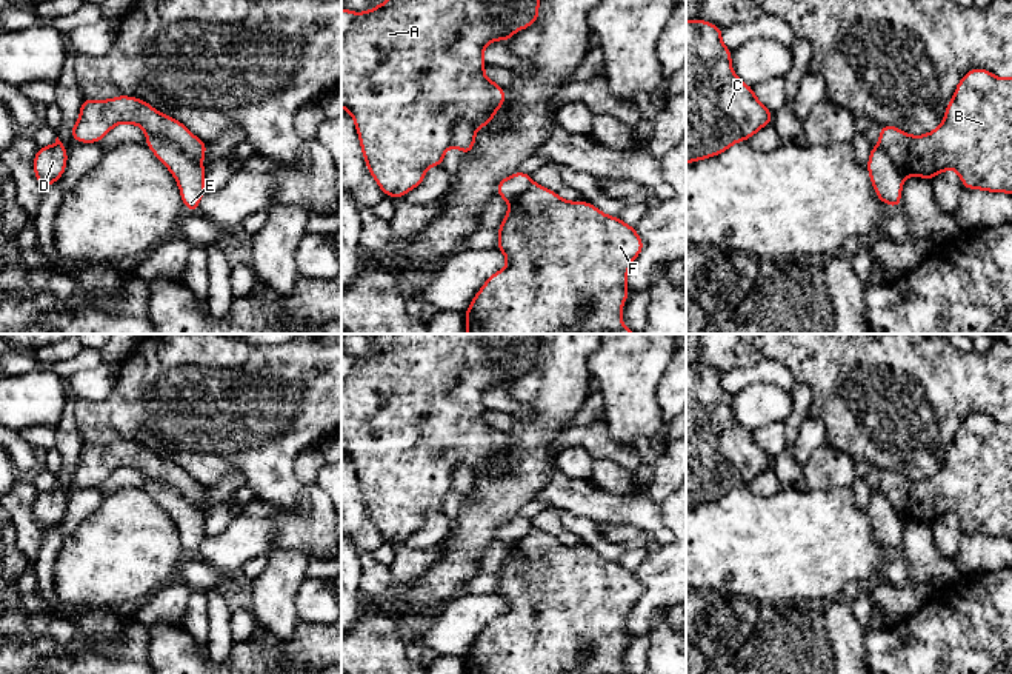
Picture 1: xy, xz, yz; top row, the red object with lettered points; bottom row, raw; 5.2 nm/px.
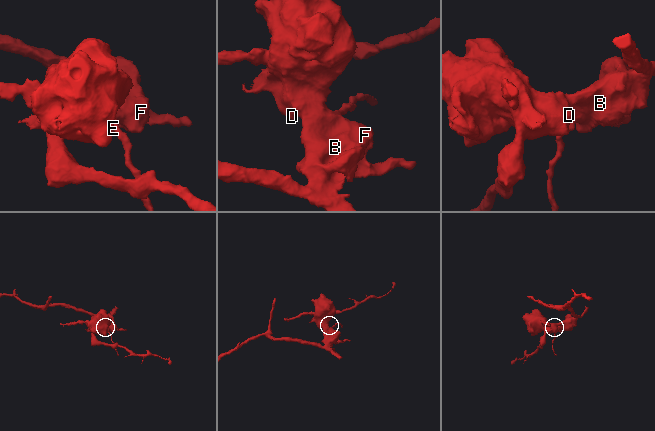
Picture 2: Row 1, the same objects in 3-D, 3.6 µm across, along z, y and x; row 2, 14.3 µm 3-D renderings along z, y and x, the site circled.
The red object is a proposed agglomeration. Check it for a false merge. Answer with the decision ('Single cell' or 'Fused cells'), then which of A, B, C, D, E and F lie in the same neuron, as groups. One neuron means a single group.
Fused cells. Groups: A B C D F / E

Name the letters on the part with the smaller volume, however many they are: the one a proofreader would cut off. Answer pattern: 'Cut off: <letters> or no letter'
Cut off: E

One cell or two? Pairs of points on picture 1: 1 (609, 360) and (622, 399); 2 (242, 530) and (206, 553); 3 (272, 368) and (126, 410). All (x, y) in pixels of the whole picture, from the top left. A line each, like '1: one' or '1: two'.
1: one
2: one
3: one

